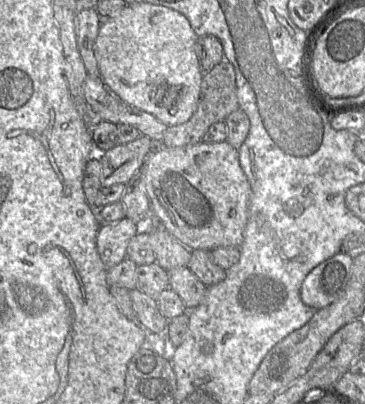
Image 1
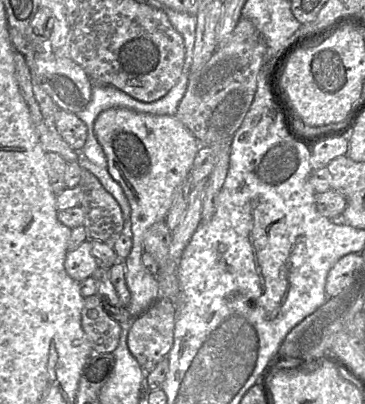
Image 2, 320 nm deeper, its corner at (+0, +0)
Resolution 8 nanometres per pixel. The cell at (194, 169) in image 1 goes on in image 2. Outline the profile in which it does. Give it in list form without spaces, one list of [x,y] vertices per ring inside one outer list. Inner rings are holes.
[[[122,107],[101,112],[93,128],[106,155],[107,169],[122,187],[131,207],[133,246],[124,265],[131,295],[126,308],[136,318],[159,298],[158,282],[142,264],[144,235],[155,223],[165,220],[177,190],[190,176],[200,143],[175,115],[146,114]]]

